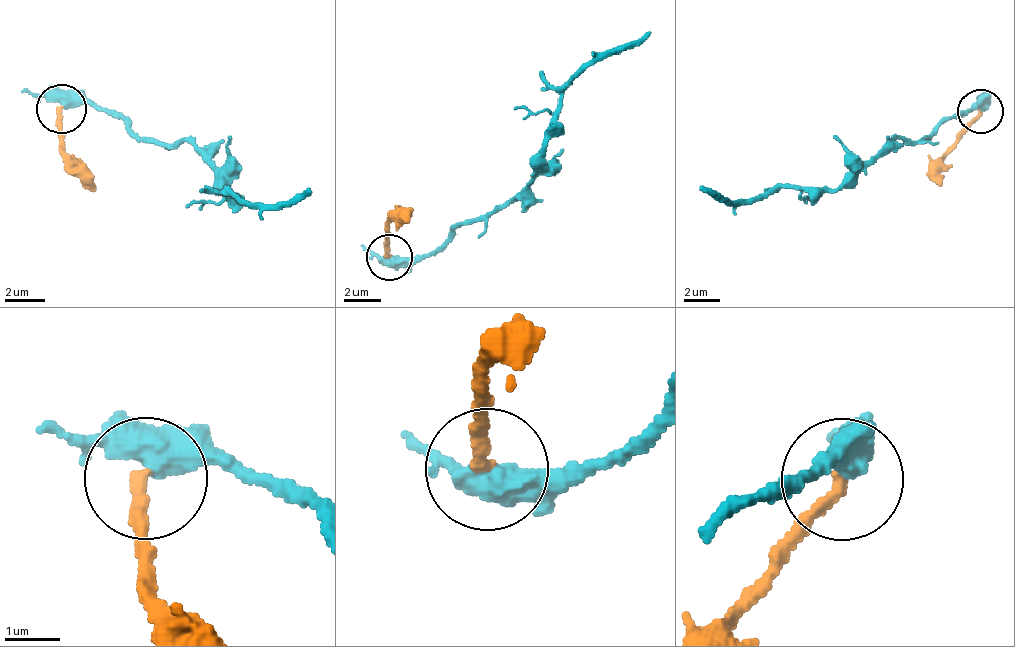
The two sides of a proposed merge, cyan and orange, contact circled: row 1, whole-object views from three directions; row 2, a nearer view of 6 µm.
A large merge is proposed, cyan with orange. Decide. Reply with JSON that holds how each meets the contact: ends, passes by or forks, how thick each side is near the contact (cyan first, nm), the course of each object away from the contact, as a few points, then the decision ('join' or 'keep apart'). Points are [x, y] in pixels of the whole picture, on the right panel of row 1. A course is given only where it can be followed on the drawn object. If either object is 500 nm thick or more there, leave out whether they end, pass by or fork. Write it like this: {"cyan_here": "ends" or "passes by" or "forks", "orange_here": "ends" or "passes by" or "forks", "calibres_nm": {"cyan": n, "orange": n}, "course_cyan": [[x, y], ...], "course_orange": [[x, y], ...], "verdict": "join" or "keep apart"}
{"cyan_here": "forks", "orange_here": "ends", "calibres_nm": {"cyan": 400, "orange": 220}, "course_cyan": [[981, 110], [971, 108], [929, 137], [892, 143], [832, 191], [787, 186], [759, 199], [724, 201], [700, 191]], "course_orange": [[981, 110], [963, 137], [941, 158], [940, 184]], "verdict": "keep apart"}

